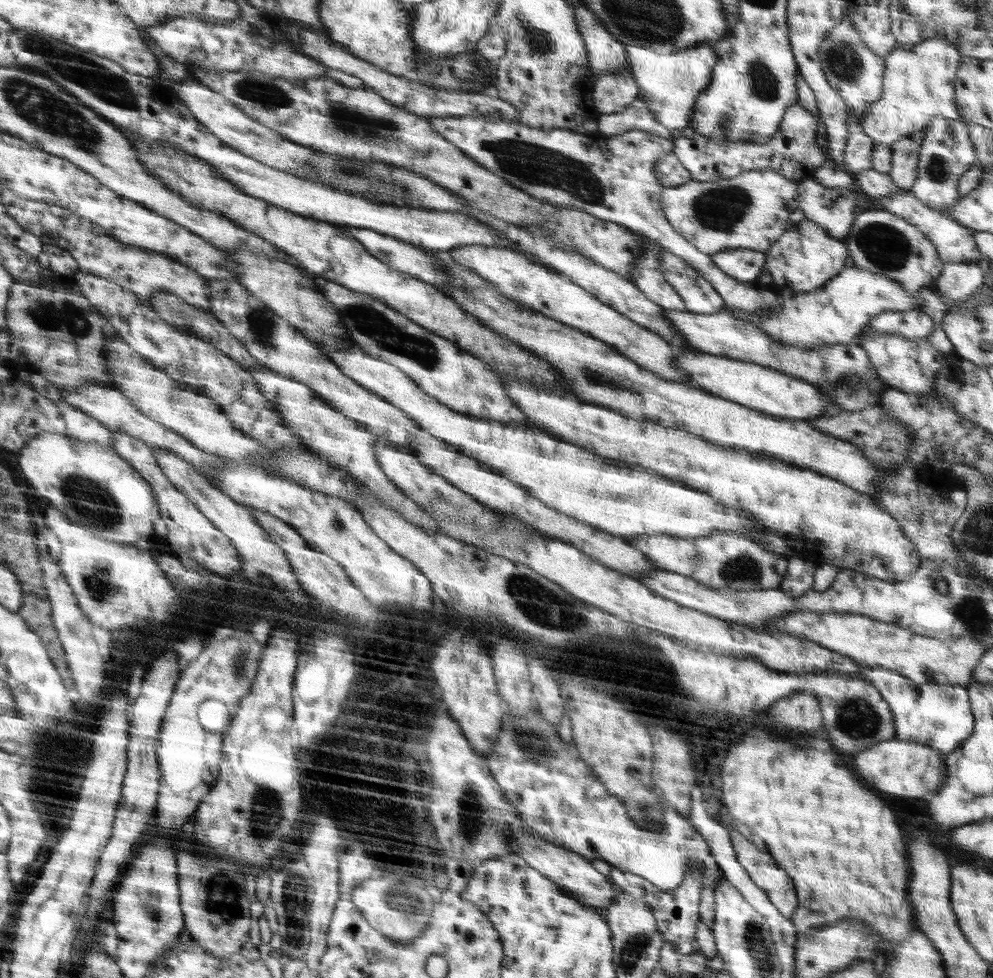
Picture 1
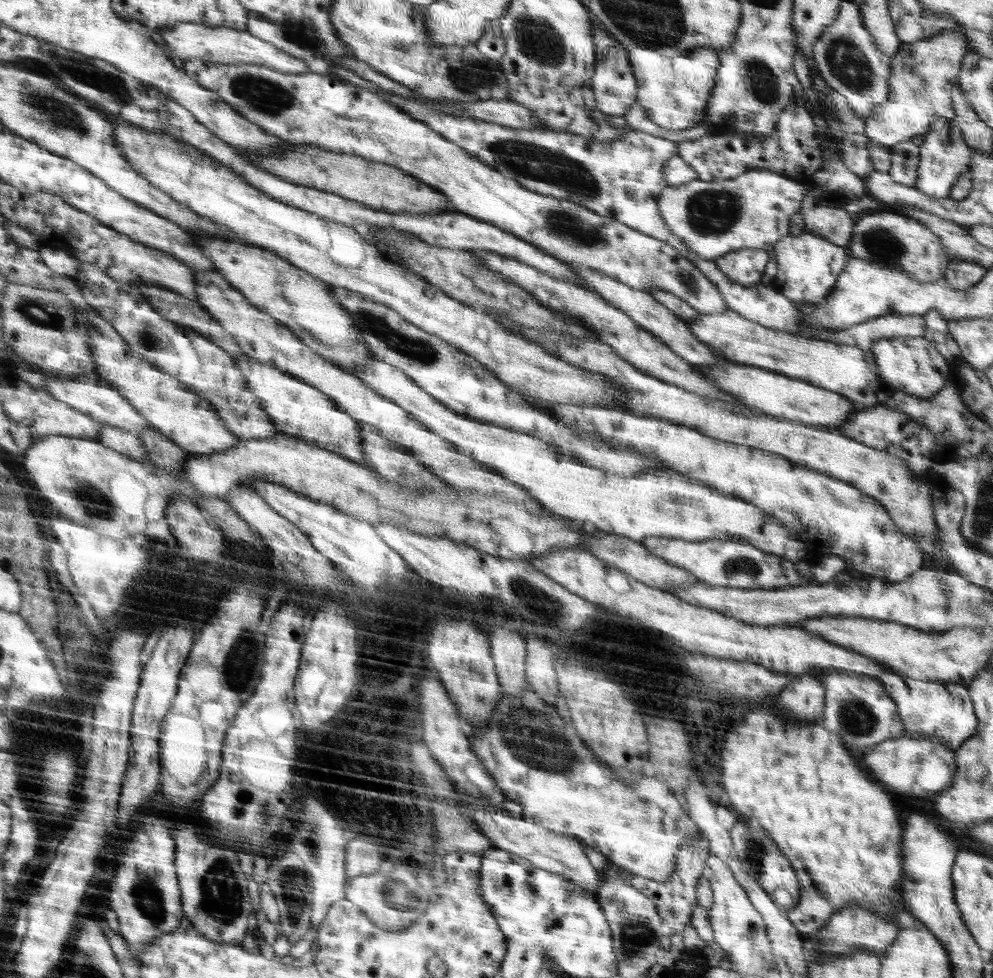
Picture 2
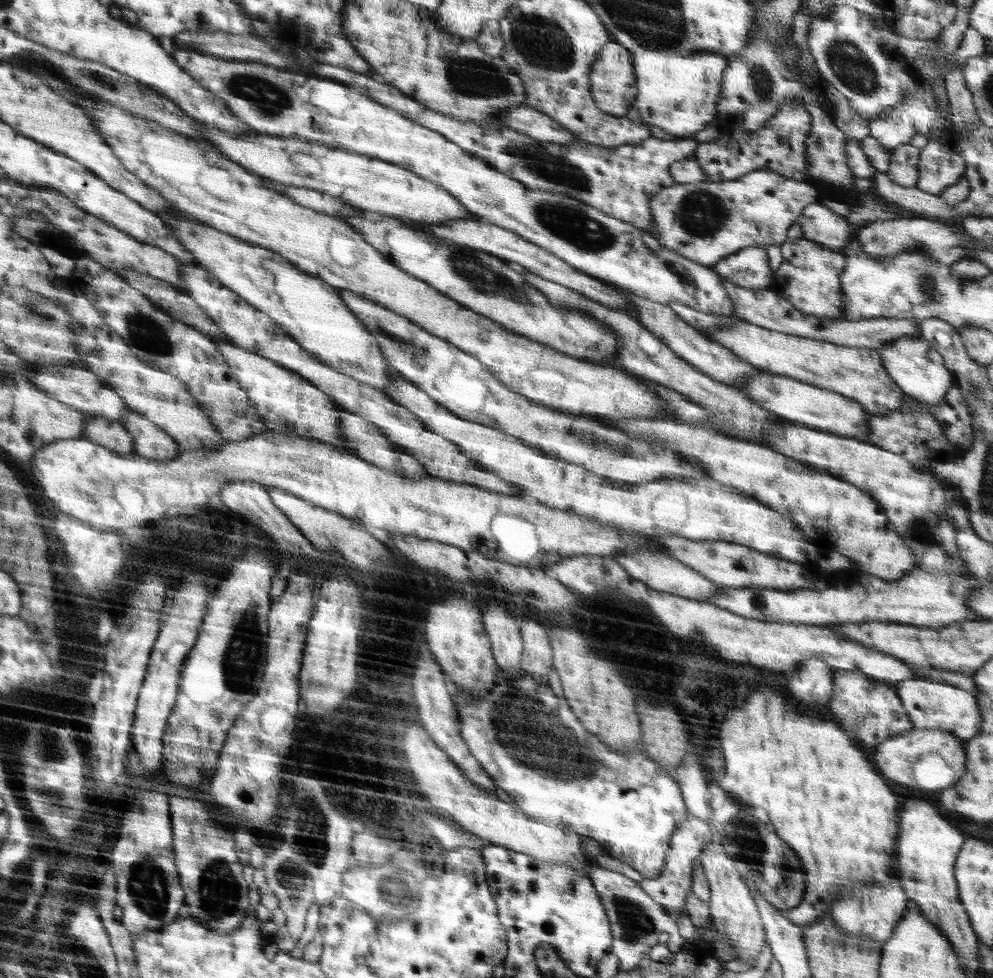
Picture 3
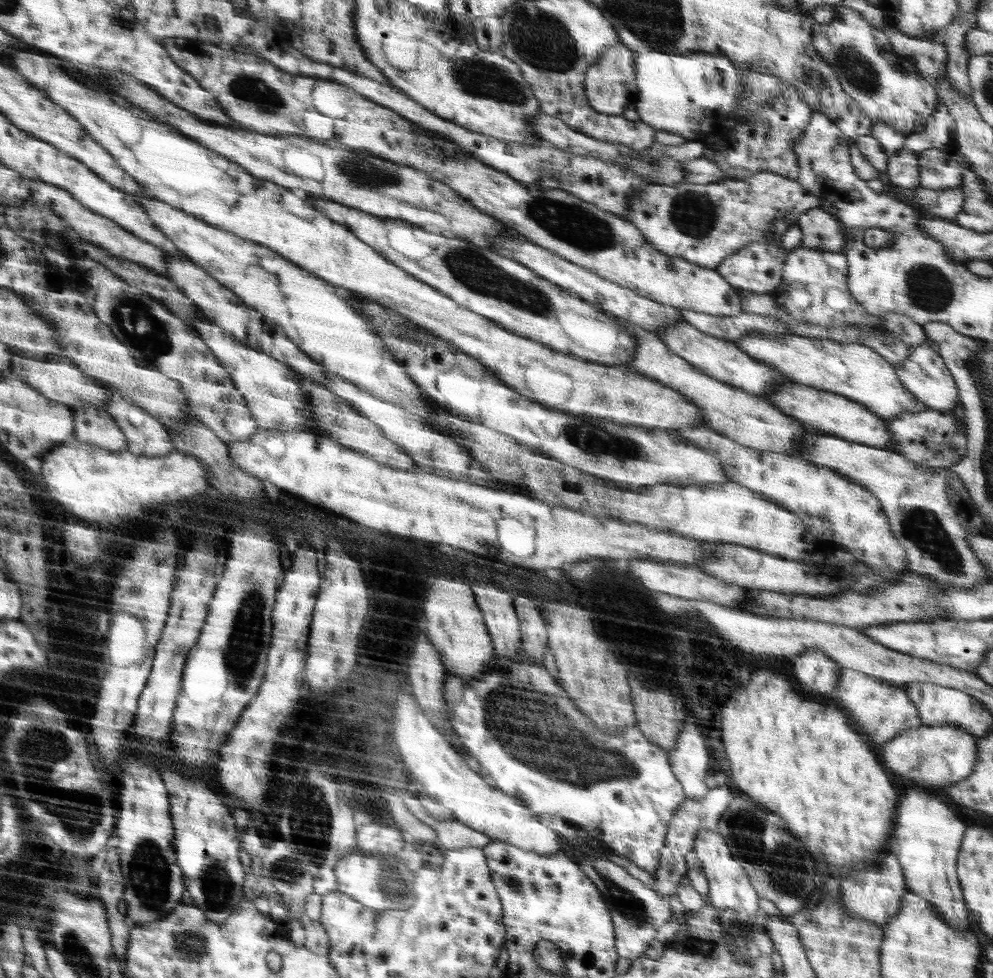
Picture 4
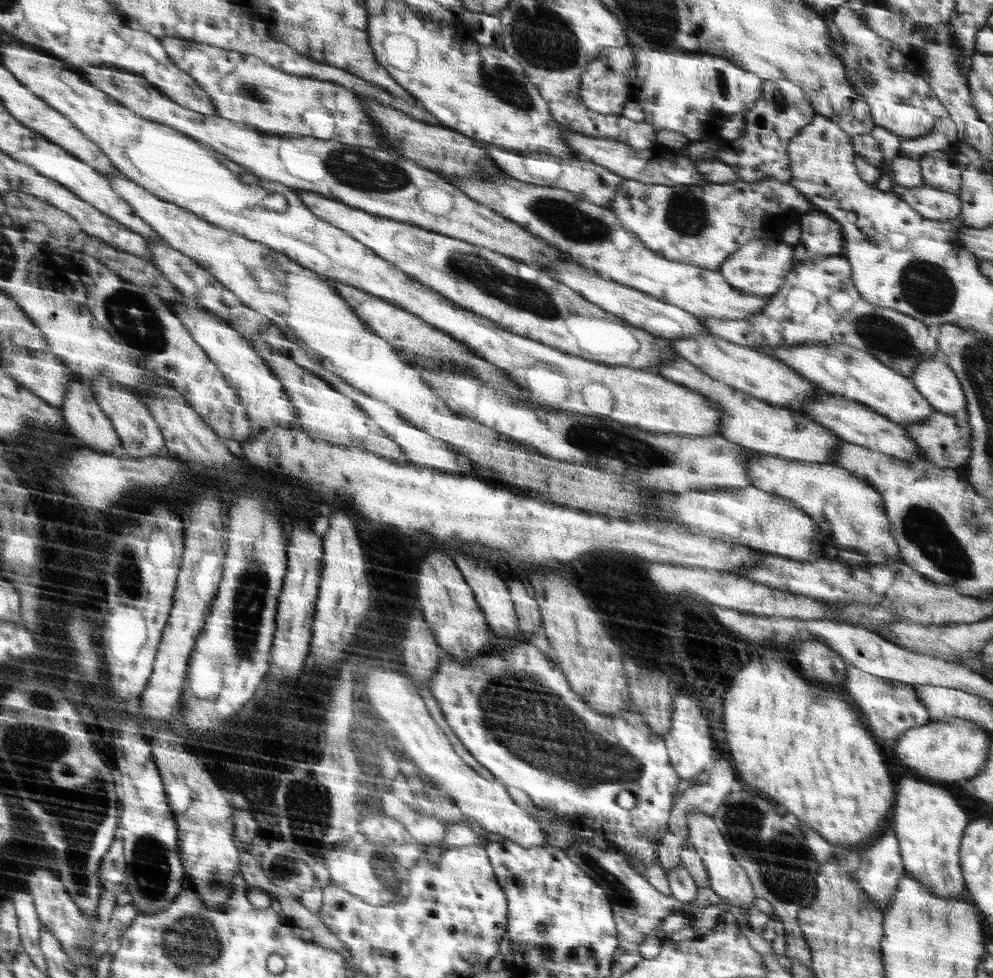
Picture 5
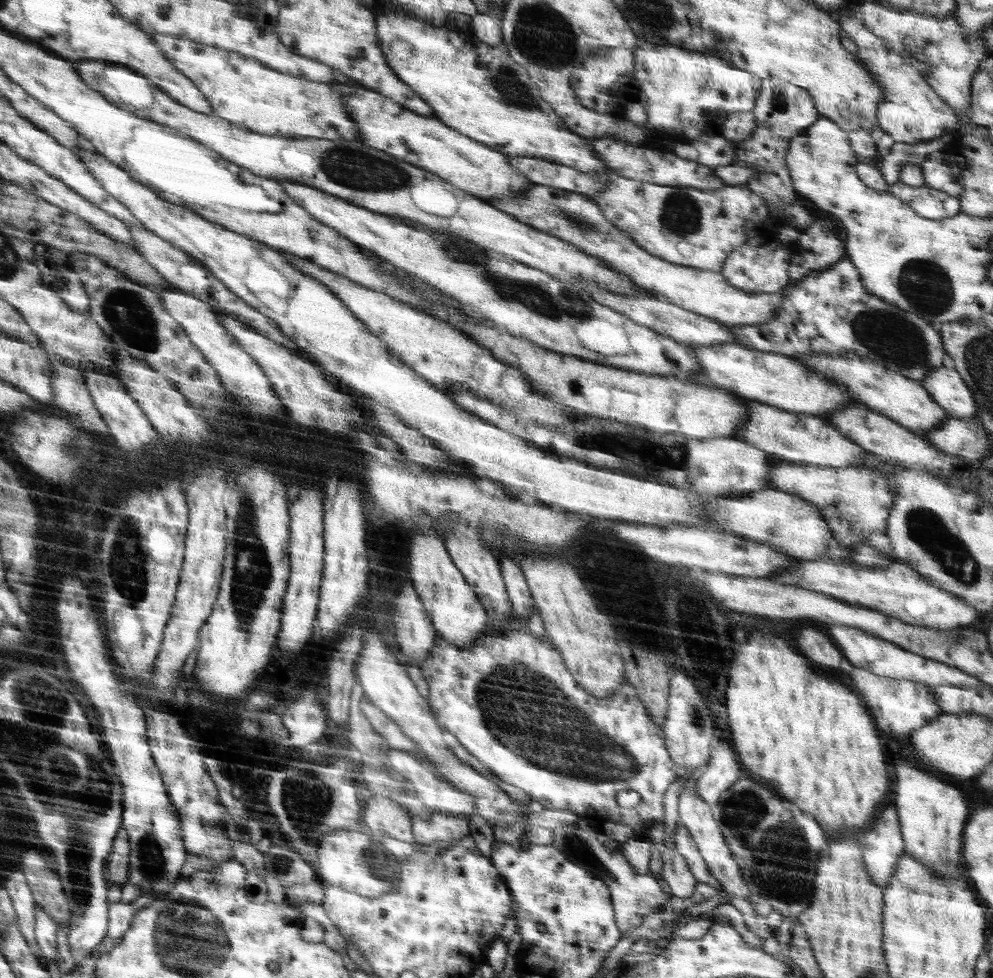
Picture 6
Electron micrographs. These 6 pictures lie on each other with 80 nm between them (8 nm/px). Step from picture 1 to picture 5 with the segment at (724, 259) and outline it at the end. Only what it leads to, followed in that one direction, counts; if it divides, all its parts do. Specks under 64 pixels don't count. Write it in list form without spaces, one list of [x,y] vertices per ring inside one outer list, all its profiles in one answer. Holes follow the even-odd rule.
[[[762,238],[751,240],[733,252],[720,265],[720,274],[739,291],[756,296],[773,295],[784,284],[784,277],[793,265],[794,247],[780,239]]]

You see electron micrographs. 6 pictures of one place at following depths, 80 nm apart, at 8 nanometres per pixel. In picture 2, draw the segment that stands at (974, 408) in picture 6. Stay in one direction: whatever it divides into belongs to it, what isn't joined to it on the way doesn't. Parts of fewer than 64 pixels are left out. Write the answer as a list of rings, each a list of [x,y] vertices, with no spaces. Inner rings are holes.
[[[924,337],[883,338],[870,346],[878,371],[891,390],[929,399],[949,383],[950,365]]]

